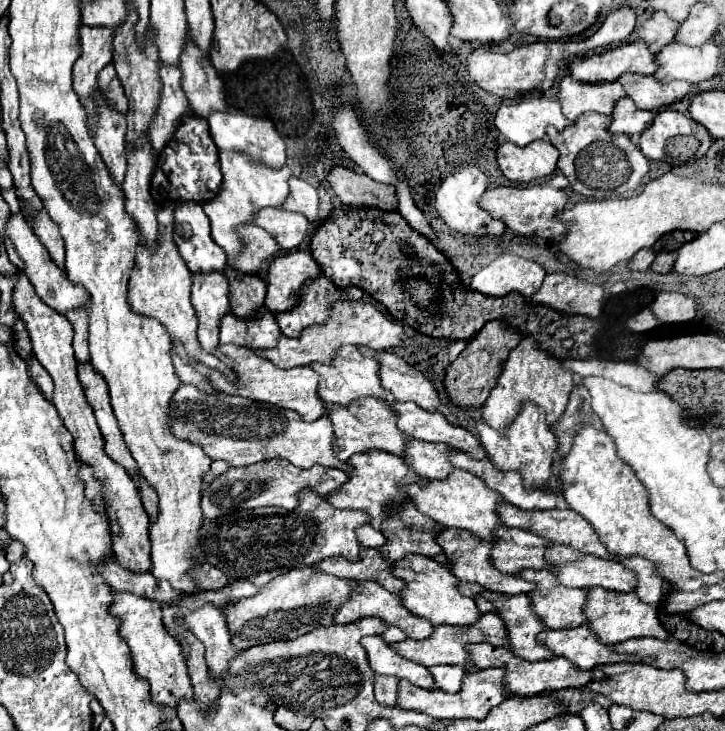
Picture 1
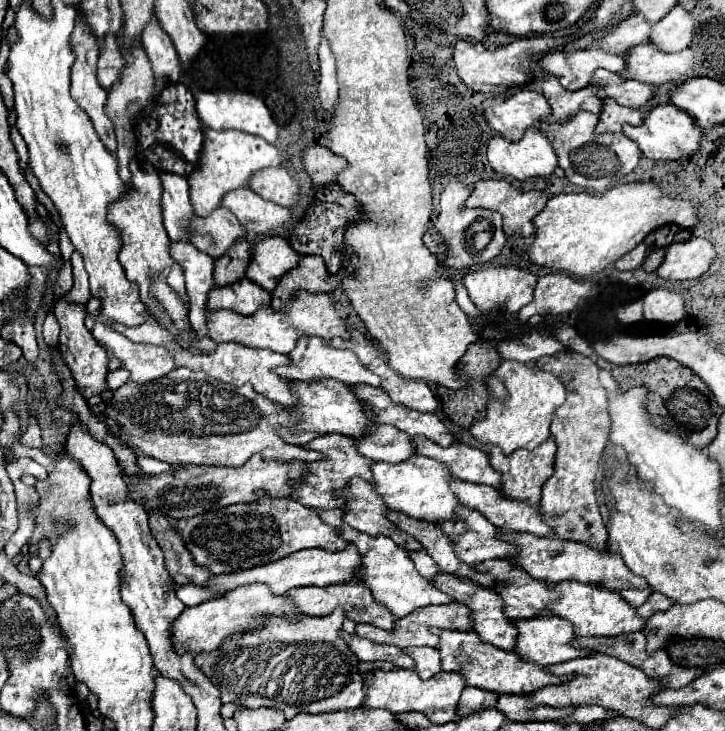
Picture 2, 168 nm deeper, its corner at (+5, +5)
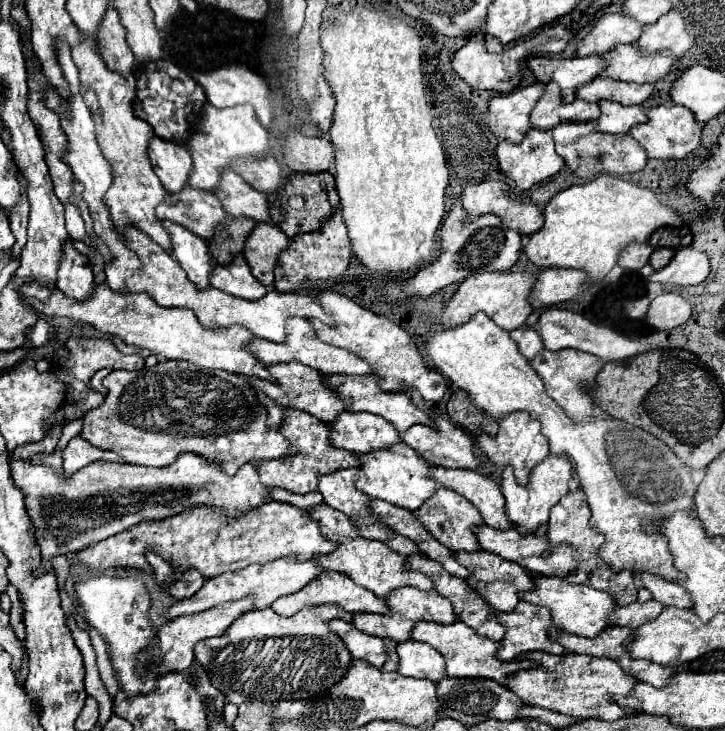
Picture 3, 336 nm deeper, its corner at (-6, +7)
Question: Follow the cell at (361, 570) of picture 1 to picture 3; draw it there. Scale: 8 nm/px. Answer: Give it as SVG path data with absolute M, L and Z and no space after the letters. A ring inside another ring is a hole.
M317 556L315 558L309 558L309 560L303 560L303 562L301 560L295 560L295 558L285 558L285 560L279 558L279 560L273 560L273 562L267 562L267 564L251 564L251 566L243 568L243 570L223 572L221 576L209 578L203 584L203 588L197 594L193 594L191 598L185 598L185 600L175 602L169 608L167 618L183 616L183 614L197 614L197 612L203 612L205 608L213 608L213 606L217 606L221 602L229 602L229 600L239 600L239 598L243 598L247 594L253 594L255 596L255 608L267 608L277 598L301 590L305 584L309 584L321 572L325 572L325 568L317 562Z

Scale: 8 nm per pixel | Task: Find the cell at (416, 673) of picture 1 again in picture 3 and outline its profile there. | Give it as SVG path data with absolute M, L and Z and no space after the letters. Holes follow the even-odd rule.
M331 620L331 630L335 634L343 636L343 642L347 644L353 658L367 660L369 664L375 664L377 668L381 668L385 664L387 650L385 650L385 644L381 638L363 634L361 630L357 630L353 624L349 624L345 620Z

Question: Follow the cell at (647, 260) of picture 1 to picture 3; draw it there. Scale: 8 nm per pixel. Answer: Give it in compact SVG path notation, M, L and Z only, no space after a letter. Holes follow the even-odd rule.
M631 244L631 248L625 248L621 252L619 266L627 270L641 270L649 262L651 254L653 254L653 248L649 244Z

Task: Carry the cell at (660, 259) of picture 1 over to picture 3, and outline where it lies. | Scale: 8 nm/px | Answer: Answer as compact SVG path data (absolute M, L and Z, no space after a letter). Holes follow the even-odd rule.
M659 248L659 250L655 250L655 252L651 254L649 264L651 264L655 270L661 270L661 268L673 258L673 254L675 254L673 248Z

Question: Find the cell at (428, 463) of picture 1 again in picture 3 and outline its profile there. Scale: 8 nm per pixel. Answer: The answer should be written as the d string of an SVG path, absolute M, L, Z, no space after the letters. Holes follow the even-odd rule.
M343 412L331 428L331 444L347 448L355 454L367 454L371 450L387 450L401 444L397 428L381 416L367 412Z

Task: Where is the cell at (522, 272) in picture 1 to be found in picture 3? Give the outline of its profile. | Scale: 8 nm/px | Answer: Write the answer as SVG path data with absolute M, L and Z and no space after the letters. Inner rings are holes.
M483 272L483 274L471 274L457 292L447 302L447 308L443 312L443 328L463 324L463 320L469 320L475 312L485 312L497 326L503 330L515 330L521 328L527 320L527 316L533 312L529 306L529 296L535 286L535 276L527 272Z

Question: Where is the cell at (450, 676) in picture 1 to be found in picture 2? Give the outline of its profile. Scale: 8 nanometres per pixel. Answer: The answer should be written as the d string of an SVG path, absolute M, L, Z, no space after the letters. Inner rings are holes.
M406 648L404 652L416 662L414 670L424 680L432 678L434 674L438 674L442 670L440 668L440 656L438 656L436 648Z

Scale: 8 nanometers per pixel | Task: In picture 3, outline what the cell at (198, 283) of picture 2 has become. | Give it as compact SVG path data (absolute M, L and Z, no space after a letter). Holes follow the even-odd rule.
M167 224L167 230L171 232L173 240L173 256L187 272L189 280L199 290L209 288L209 276L215 268L215 262L209 254L209 244L199 240L199 236L187 232L185 228L179 228L179 224Z

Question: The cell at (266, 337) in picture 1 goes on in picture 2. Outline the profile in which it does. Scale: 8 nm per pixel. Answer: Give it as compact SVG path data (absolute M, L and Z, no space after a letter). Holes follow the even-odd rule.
M248 278L236 282L236 286L214 286L208 294L208 310L234 310L250 316L258 308L270 304L270 292L256 286Z

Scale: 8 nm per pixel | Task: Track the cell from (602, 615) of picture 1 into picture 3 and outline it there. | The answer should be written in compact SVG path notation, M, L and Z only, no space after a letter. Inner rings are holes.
M535 574L535 592L527 592L523 600L537 606L545 606L551 612L551 618L555 620L557 628L585 638L595 638L603 630L611 628L613 624L609 622L609 616L617 606L607 592L601 592L583 584L571 584L557 576L539 576L539 574Z

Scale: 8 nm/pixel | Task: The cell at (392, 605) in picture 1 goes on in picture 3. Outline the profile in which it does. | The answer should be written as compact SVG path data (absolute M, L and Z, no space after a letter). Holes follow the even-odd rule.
M331 570L323 572L323 576L319 576L319 580L313 580L311 584L307 584L307 588L301 588L295 594L289 594L289 596L283 596L283 598L275 600L271 604L271 608L275 612L279 612L281 616L293 616L293 614L297 614L303 608L323 606L323 604L339 604L347 612L377 612L377 614L385 614L385 616L391 614L391 610L389 610L385 600L379 600L373 592L369 592L367 588L355 584L347 574L331 572Z

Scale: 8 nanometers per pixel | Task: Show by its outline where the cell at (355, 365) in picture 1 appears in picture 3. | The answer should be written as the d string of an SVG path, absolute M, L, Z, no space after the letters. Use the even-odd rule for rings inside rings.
M297 316L293 320L287 320L285 344L275 344L275 342L255 338L255 340L251 340L251 352L255 352L259 356L259 360L263 360L269 366L279 364L279 362L301 362L305 366L311 366L311 368L323 372L323 374L375 374L371 364L367 364L363 358L359 358L343 348L321 342L319 336L315 334L313 326L307 320L297 318Z

